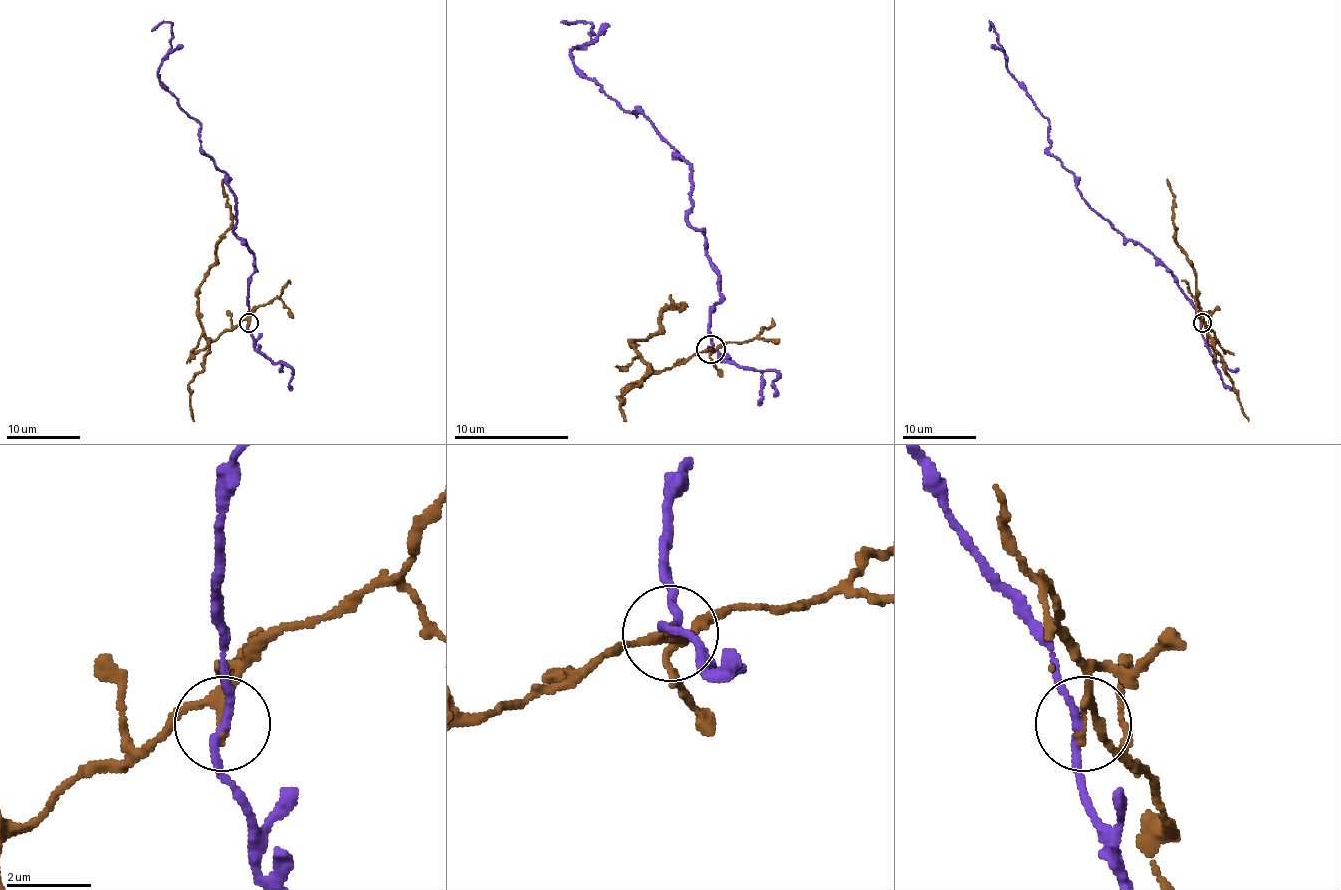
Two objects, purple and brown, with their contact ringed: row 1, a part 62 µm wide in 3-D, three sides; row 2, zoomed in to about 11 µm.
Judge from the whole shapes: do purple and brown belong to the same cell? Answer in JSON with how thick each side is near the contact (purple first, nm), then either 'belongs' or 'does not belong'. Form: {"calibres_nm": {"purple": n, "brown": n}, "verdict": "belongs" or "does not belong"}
{"calibres_nm": {"purple": 180, "brown": 200}, "verdict": "does not belong"}

